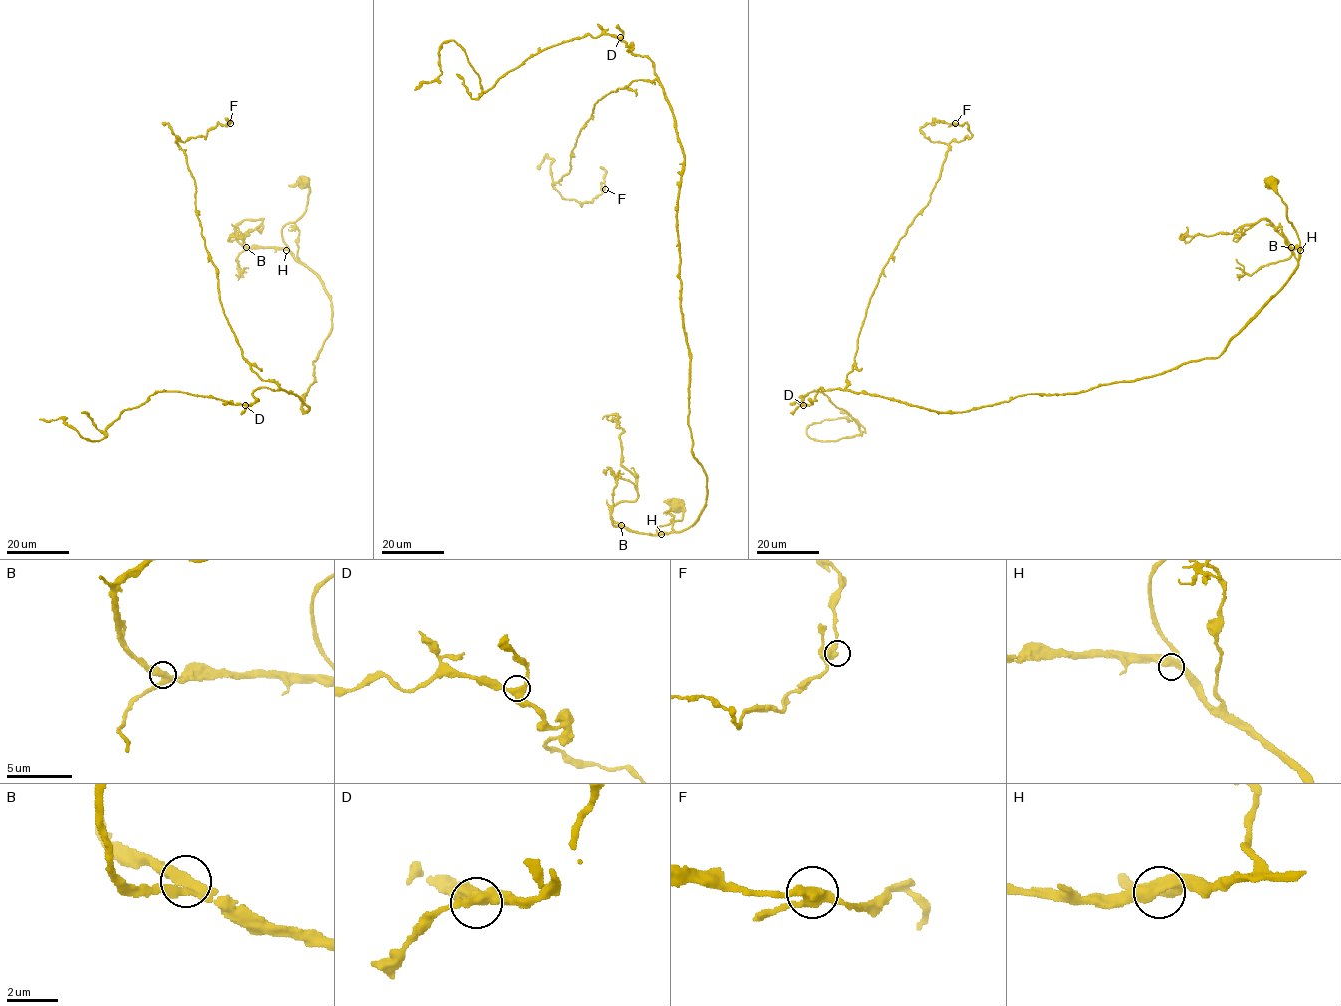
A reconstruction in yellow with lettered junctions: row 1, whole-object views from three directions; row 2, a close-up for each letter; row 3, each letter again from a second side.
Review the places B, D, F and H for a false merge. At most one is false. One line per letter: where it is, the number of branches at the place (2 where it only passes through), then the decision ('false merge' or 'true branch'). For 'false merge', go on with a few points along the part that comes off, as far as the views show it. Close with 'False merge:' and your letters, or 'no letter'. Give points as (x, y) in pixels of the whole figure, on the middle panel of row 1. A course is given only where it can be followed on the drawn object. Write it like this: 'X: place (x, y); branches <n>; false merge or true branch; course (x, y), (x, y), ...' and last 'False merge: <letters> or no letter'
B: place (621, 525); branches 3; true branch
D: place (620, 37); branches 3; true branch
F: place (605, 189); branches 3; true branch
H: place (661, 534); branches 3; true branch
False merge: no letter

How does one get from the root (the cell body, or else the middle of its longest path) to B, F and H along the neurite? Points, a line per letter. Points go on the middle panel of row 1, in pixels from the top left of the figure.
B: (678, 505), (684, 508), (682, 518), (660, 525), (657, 531), (662, 534), (637, 533), (621, 525)
F: (678, 505), (659, 534), (697, 519), (707, 474), (656, 80), (599, 99), (552, 184), (605, 189)
H: (678, 505), (684, 508), (682, 518), (660, 525), (657, 531), (661, 534)

